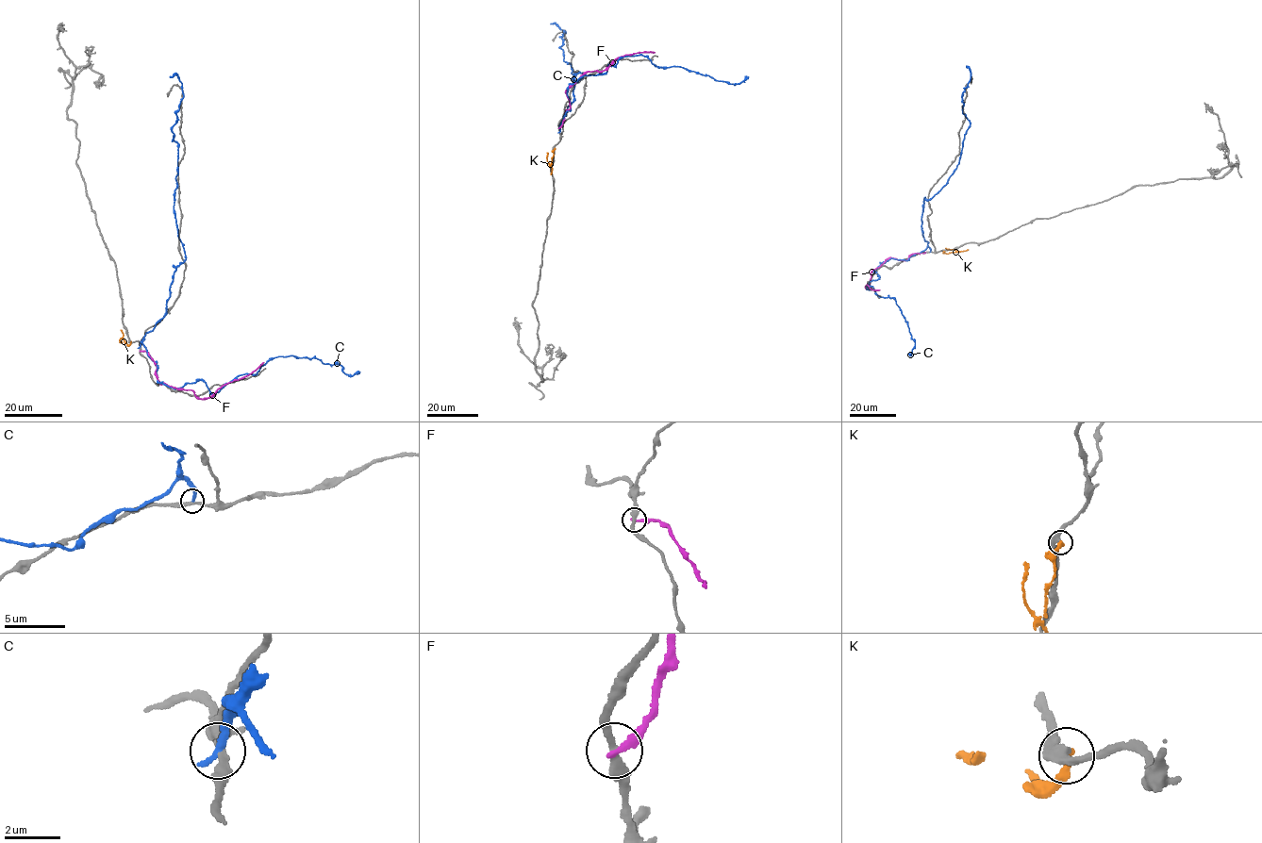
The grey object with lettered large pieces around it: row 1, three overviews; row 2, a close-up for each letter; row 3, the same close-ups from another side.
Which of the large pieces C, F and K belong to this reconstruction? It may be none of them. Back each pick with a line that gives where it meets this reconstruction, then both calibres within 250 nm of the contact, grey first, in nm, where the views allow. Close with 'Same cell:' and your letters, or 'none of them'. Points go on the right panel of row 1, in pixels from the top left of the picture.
Same cell: none of them

